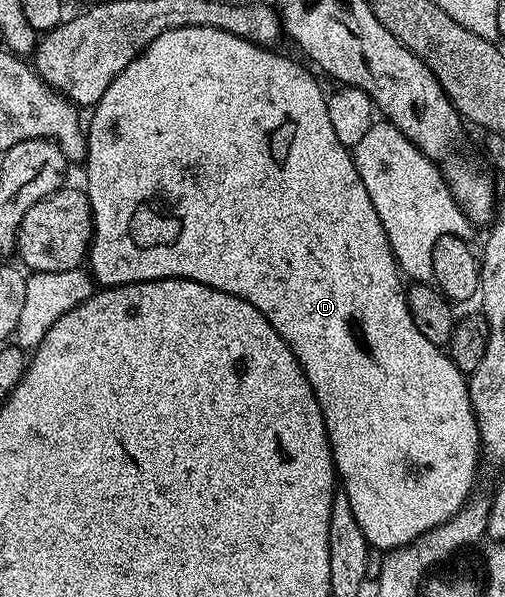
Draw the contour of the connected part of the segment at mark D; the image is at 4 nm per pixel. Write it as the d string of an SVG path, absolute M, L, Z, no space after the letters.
M189 25L164 31L164 35L156 38L139 57L128 63L128 67L124 67L124 71L120 71L120 75L116 75L108 91L104 91L97 105L93 106L91 113L94 114L88 117L84 191L94 212L94 237L90 240L88 272L102 287L179 277L185 281L204 283L216 291L231 293L252 303L252 307L256 307L264 319L272 323L280 339L288 343L306 372L316 403L320 403L320 411L324 415L341 492L346 493L348 503L352 503L352 515L356 515L356 523L360 523L364 539L374 551L402 549L420 535L451 521L466 508L466 502L475 492L480 438L478 420L470 402L468 377L458 370L456 363L452 363L449 352L443 346L420 335L416 323L412 323L412 311L408 311L406 289L402 285L403 274L394 260L384 223L380 223L380 215L376 215L376 207L372 207L372 199L368 199L364 179L360 179L356 171L351 150L336 137L328 115L327 94L322 94L317 79L301 60L293 61L274 51L223 29Z

